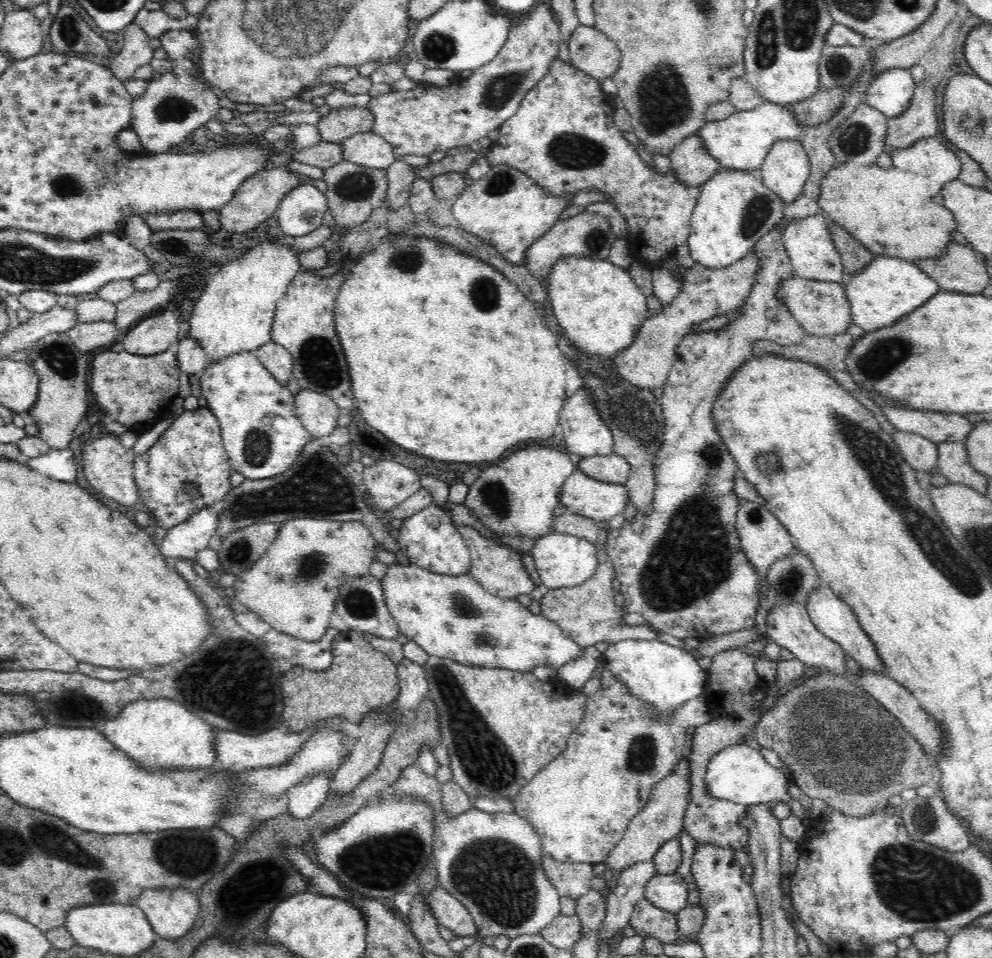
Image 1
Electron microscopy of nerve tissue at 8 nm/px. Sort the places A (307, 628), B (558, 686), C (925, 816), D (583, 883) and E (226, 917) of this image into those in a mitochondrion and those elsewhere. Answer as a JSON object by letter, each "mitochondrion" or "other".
{"A":"other","B":"other","C":"mitochondrion","D":"other","E":"other"}

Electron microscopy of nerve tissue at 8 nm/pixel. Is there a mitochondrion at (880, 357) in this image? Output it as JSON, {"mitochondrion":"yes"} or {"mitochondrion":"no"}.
{"mitochondrion":"yes"}

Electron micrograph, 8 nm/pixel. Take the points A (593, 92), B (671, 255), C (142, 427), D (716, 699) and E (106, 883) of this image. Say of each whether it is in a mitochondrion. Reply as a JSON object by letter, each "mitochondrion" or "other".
{"A":"other","B":"other","C":"other","D":"other","E":"mitochondrion"}

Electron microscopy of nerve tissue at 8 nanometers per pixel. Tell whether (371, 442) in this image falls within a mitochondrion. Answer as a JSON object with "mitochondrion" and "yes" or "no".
{"mitochondrion":"no"}

